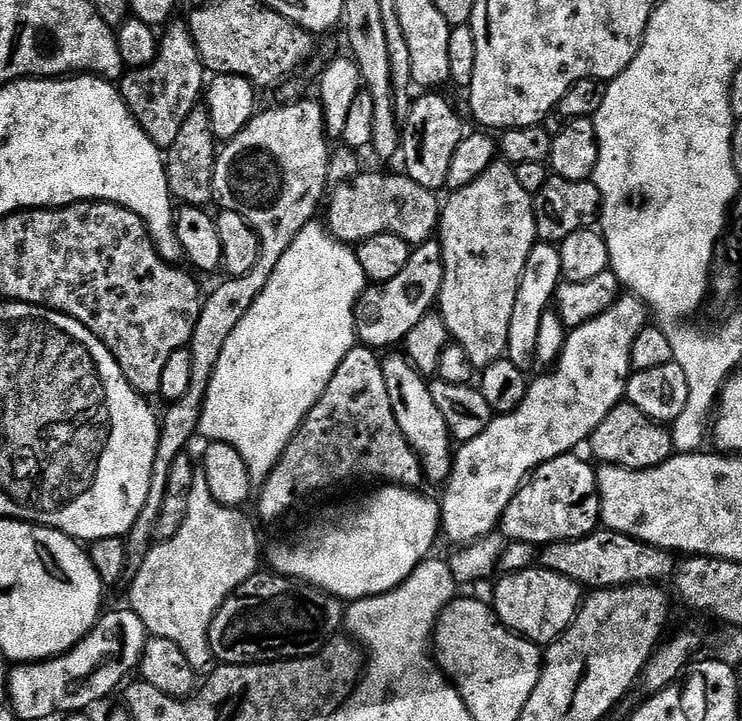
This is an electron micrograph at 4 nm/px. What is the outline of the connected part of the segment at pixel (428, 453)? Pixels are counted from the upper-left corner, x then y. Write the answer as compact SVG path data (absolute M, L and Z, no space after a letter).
M388 354L383 357L382 363L384 366L384 377L386 378L386 391L390 394L390 406L394 406L394 418L398 418L398 426L402 430L402 434L406 434L406 442L410 442L412 449L416 451L417 456L420 457L420 465L424 471L425 481L430 485L437 484L437 486L443 486L448 482L448 475L452 472L452 461L454 459L454 441L452 436L448 433L448 427L446 422L442 418L442 413L438 411L438 405L435 404L434 398L430 398L430 390L428 389L429 381L426 377L418 371L417 368L412 366L412 361L408 359L407 355L399 354L400 356L392 356L396 354Z

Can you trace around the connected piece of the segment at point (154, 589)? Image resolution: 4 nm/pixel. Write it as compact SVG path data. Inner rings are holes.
M196 479L190 490L188 517L182 530L178 530L174 538L153 543L142 566L135 569L133 576L136 577L133 578L132 589L128 592L128 600L132 603L129 604L131 611L136 612L138 618L142 618L149 633L174 642L174 646L178 646L178 650L186 654L186 662L190 662L190 666L198 674L207 673L214 664L210 628L218 610L238 590L238 586L257 575L261 567L260 540L256 537L256 528L242 513L243 511L235 508L222 506L214 498L214 494L210 494L204 479Z

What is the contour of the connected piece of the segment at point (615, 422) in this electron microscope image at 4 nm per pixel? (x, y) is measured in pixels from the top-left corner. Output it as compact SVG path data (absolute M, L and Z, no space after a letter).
M627 402L614 406L614 410L610 410L606 418L598 422L598 428L586 441L586 448L592 451L593 461L622 466L630 470L657 468L674 454L671 431L659 420L651 420L646 414L642 414L638 406Z

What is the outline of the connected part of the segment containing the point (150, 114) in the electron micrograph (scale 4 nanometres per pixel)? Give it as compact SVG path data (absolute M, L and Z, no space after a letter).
M173 19L163 29L159 41L159 52L154 62L144 68L127 71L121 77L118 87L132 116L142 126L150 140L161 150L167 150L178 138L182 123L203 97L206 88L206 69L188 25L183 19Z

